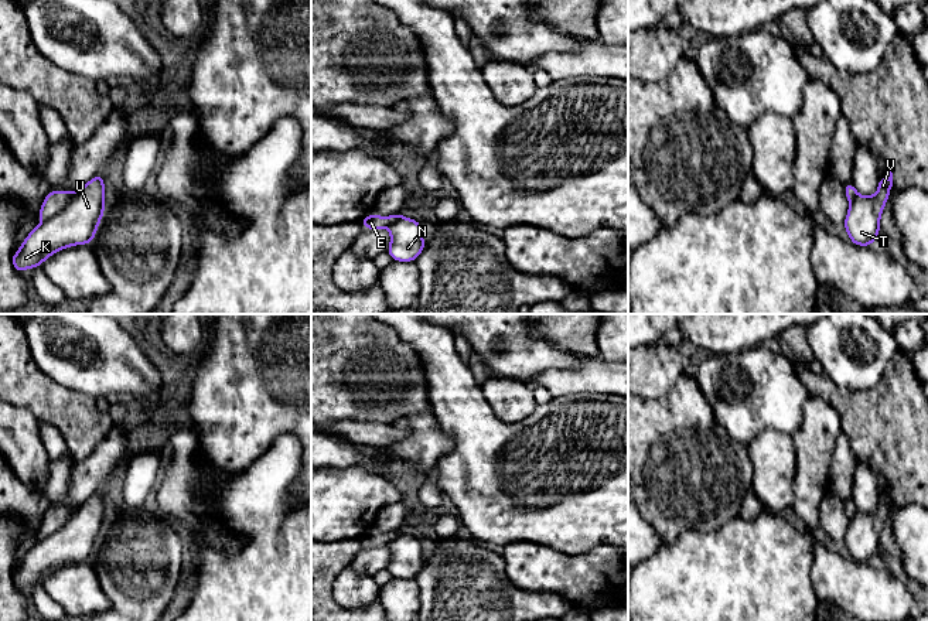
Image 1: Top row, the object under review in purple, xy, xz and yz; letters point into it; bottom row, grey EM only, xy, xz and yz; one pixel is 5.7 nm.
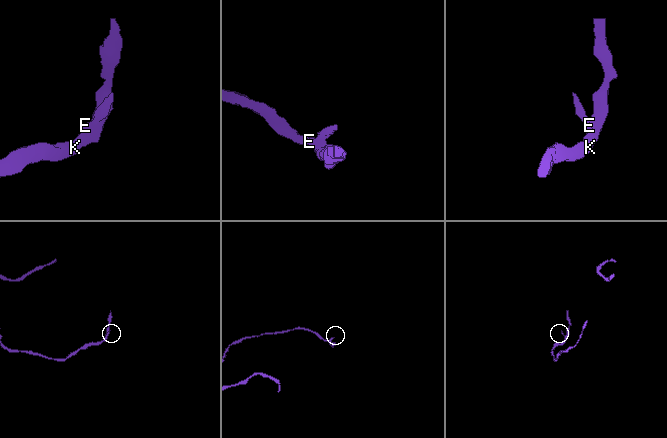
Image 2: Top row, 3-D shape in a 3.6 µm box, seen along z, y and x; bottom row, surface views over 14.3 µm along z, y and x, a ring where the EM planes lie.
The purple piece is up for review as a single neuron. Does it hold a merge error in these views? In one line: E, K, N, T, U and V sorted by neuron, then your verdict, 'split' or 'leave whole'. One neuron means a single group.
E / K N T U V; split

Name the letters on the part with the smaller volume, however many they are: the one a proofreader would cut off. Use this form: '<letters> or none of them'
E

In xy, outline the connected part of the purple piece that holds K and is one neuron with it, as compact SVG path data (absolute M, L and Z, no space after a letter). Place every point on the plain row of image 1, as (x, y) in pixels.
M96 491L54 533L37 542L11 573L17 590L40 584L54 570L95 556L105 530L105 497Z

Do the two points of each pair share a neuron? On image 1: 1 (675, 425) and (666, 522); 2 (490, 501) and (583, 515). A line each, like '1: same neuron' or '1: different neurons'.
1: same neuron
2: same neuron

